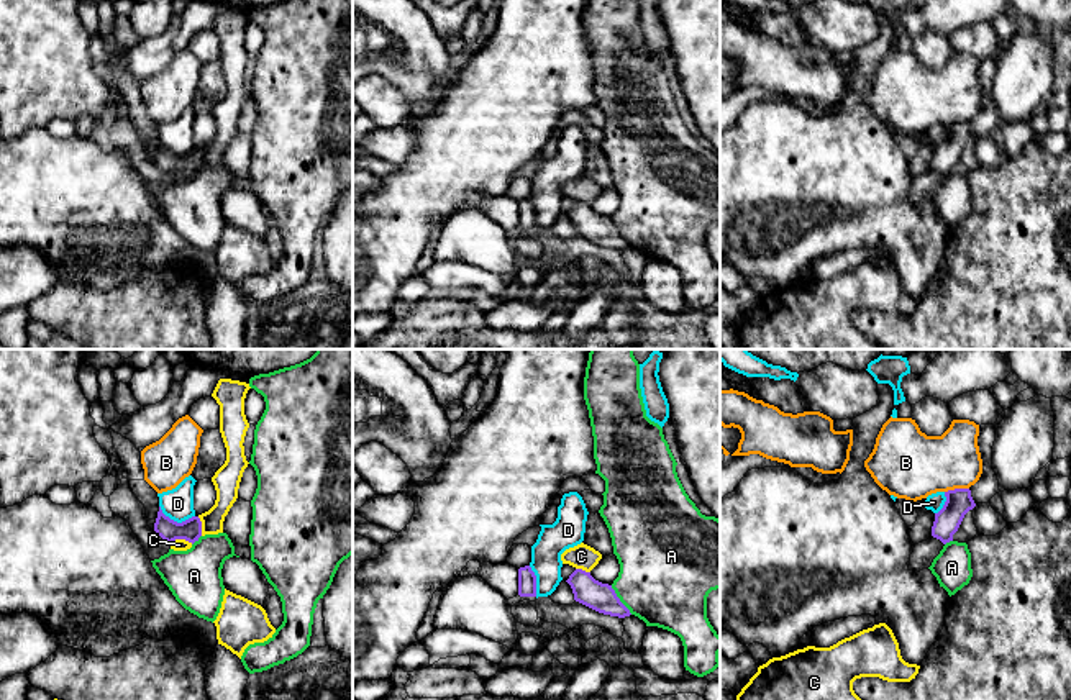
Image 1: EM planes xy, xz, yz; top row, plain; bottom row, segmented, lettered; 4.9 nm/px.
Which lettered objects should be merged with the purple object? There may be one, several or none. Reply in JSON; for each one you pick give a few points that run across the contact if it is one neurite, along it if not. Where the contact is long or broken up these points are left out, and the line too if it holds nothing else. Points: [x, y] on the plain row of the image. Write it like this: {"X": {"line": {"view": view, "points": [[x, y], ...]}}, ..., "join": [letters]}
{"join": []}

